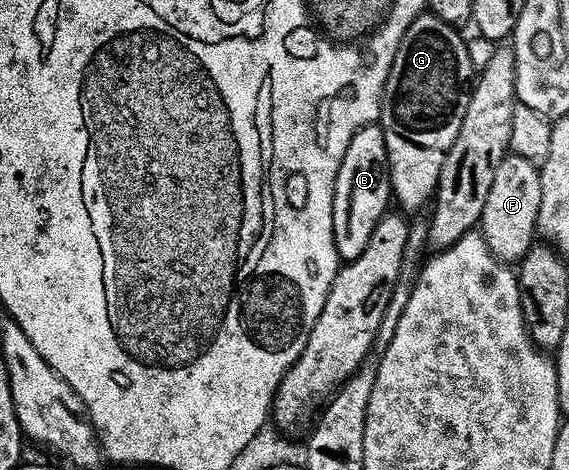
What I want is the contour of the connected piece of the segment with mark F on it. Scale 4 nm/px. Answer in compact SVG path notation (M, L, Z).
M507 154L493 174L493 184L485 200L484 212L477 225L492 254L504 262L518 262L536 243L535 222L540 209L541 178L539 168L529 158Z

